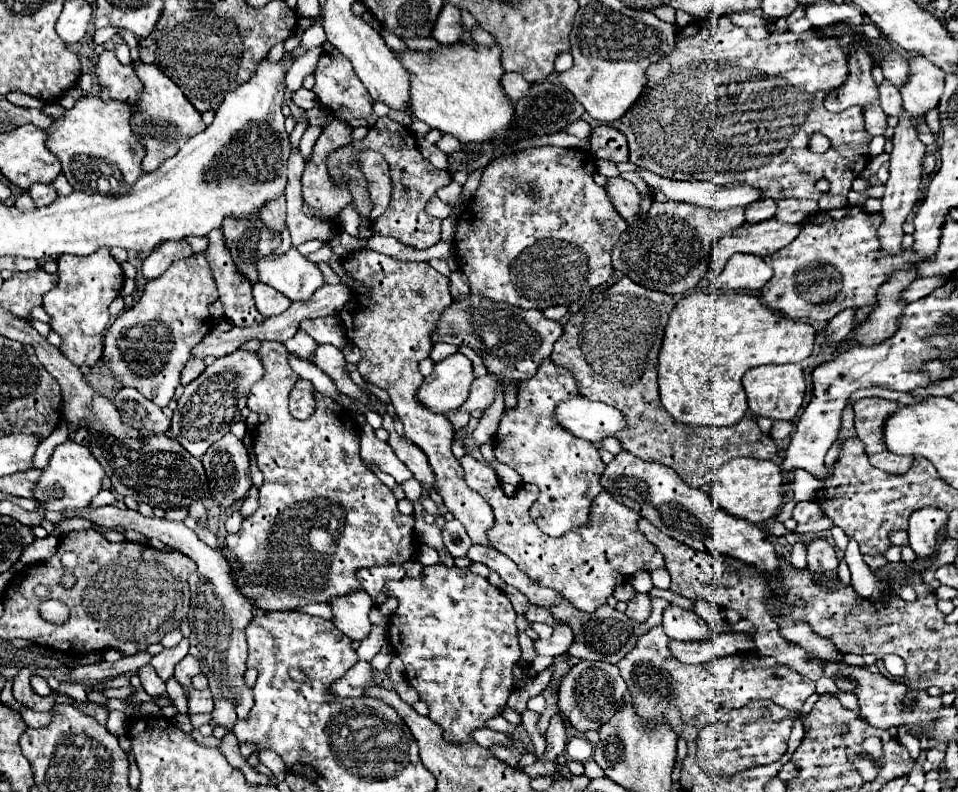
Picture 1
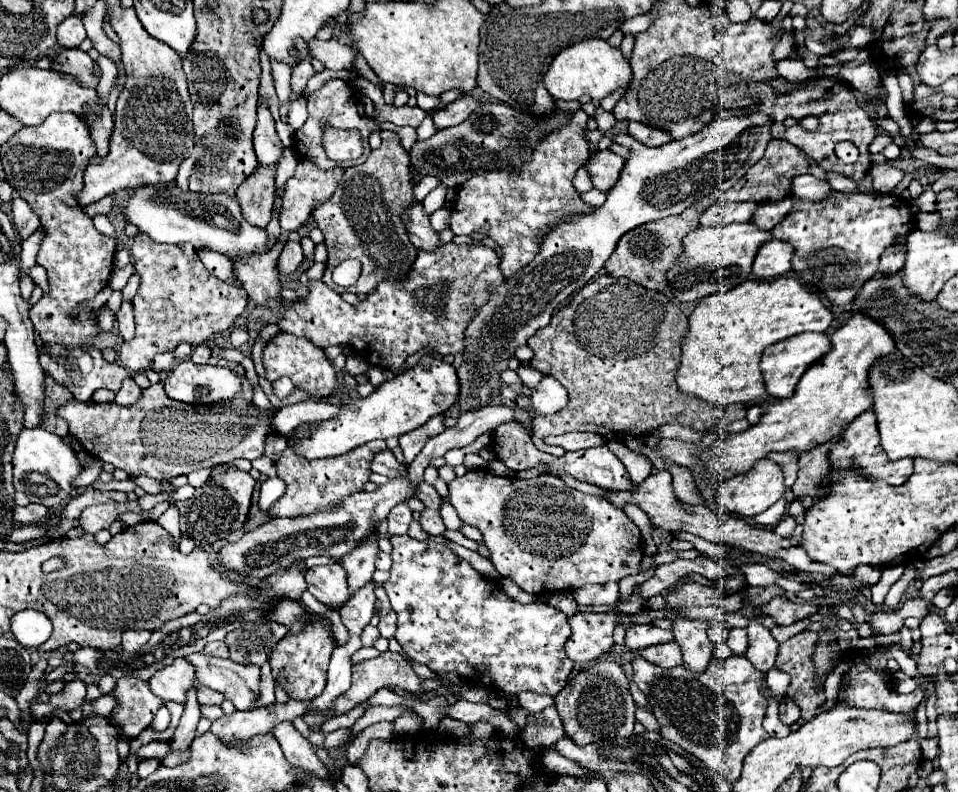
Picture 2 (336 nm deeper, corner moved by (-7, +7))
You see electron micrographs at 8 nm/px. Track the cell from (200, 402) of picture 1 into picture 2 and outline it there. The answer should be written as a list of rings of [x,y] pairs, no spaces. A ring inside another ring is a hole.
[[[184,359],[168,373],[168,377],[164,381],[164,389],[166,389],[168,397],[174,401],[182,401],[182,403],[190,403],[190,405],[212,405],[212,403],[222,403],[222,401],[234,399],[242,391],[242,377],[230,367],[210,365],[210,363],[196,365],[194,361]]]

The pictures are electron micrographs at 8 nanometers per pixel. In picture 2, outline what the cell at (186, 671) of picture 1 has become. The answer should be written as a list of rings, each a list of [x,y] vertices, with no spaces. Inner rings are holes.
[[[178,657],[172,665],[160,669],[148,683],[152,693],[156,693],[162,701],[186,703],[188,689],[194,687],[196,669],[184,657]]]

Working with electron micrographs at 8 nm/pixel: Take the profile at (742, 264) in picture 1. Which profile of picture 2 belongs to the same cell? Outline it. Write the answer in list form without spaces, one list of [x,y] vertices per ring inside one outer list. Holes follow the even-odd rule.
[[[772,239],[768,243],[764,243],[758,249],[758,255],[754,259],[752,265],[752,275],[758,279],[772,279],[772,277],[780,277],[786,275],[790,271],[790,259],[792,259],[792,245]]]

